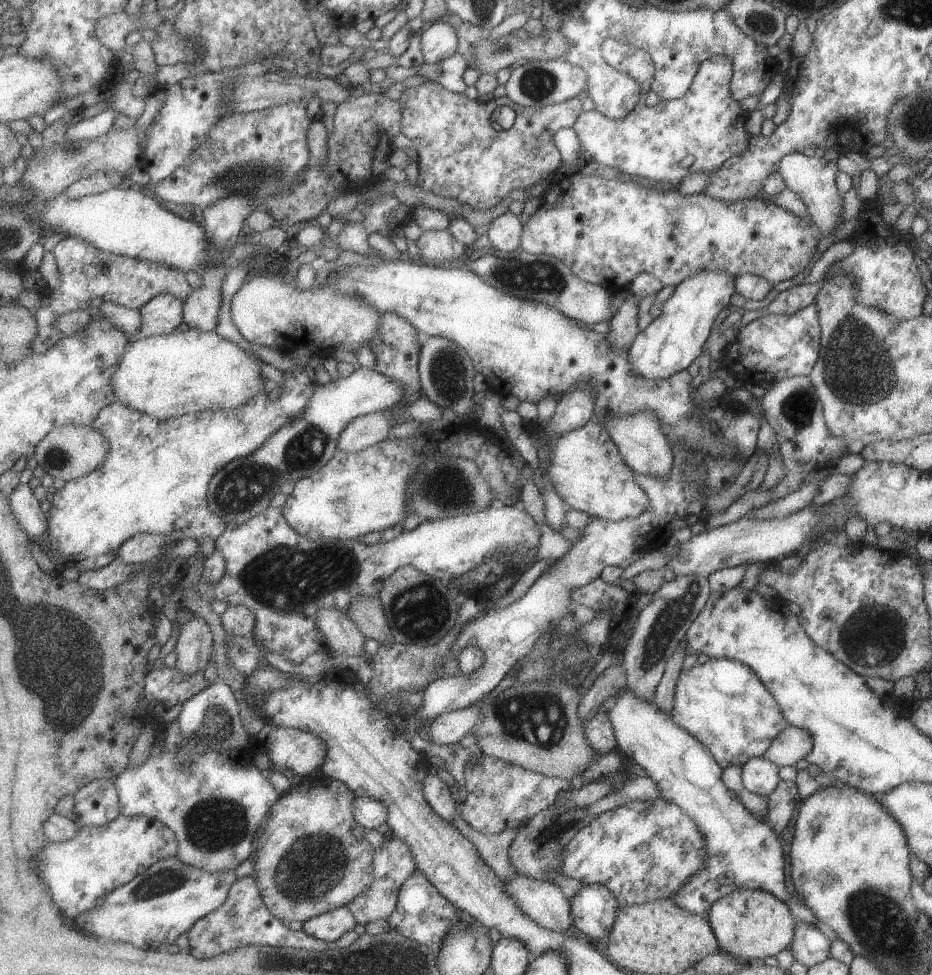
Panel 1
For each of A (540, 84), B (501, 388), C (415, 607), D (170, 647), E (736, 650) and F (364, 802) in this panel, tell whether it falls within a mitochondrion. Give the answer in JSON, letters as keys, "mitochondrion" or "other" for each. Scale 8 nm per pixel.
{"A":"mitochondrion","B":"other","C":"mitochondrion","D":"other","E":"other","F":"other"}

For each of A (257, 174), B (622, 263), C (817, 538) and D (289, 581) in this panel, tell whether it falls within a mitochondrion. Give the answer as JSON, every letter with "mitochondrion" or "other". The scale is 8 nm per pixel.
{"A":"mitochondrion","B":"other","C":"other","D":"mitochondrion"}

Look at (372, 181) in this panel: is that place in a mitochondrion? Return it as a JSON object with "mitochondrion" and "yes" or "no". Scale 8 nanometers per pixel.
{"mitochondrion":"no"}

